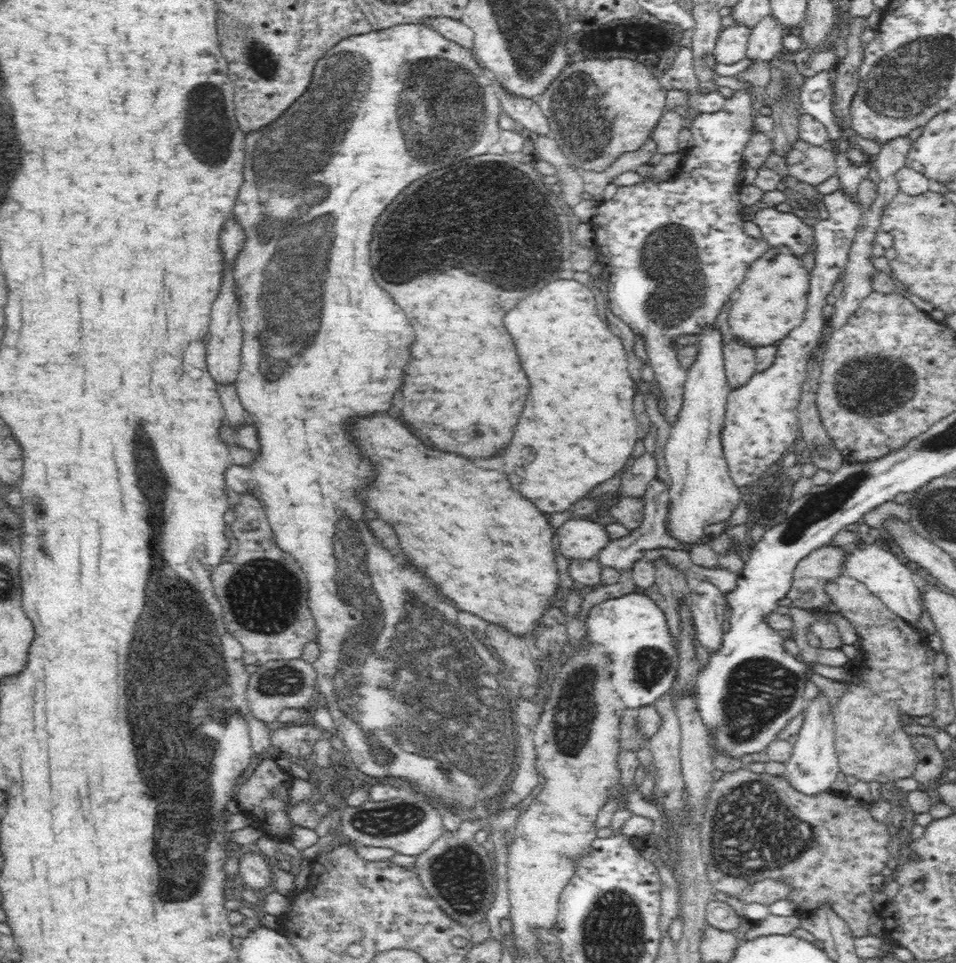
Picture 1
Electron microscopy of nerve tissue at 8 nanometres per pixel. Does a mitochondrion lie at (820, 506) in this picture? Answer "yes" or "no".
yes

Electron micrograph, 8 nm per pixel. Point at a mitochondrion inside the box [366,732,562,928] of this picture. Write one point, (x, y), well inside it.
(448, 874)

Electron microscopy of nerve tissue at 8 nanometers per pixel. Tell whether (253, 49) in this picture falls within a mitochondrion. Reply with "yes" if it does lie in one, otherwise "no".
yes

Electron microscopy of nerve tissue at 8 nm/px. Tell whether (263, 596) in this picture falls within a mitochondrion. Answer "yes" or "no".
yes

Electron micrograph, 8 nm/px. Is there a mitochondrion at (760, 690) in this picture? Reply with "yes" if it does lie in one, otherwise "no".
yes

